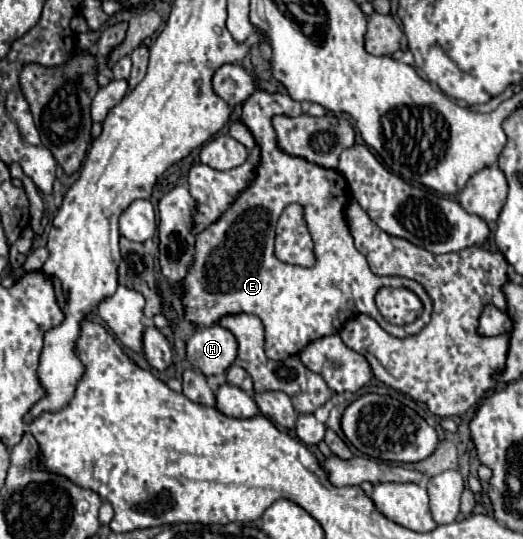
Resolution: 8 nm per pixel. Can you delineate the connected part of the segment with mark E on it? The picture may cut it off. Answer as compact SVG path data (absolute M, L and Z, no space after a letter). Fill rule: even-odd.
M258 89L242 107L242 123L252 131L252 135L262 151L260 165L256 169L254 183L238 195L238 199L230 205L230 209L216 223L212 223L206 231L202 231L196 237L194 261L188 267L186 279L180 281L180 289L182 289L180 299L184 305L184 319L188 323L192 323L194 327L202 329L202 327L210 327L210 325L218 323L220 317L224 317L224 315L254 313L264 323L266 355L276 361L286 359L288 355L300 353L308 343L312 343L320 337L338 333L352 317L356 317L360 313L370 315L386 333L390 333L394 337L402 339L402 337L418 335L422 331L422 327L430 323L432 299L424 291L424 287L412 279L396 277L396 275L378 277L370 271L366 257L354 247L354 241L352 241L352 235L350 235L350 229L346 223L344 209L352 201L352 193L350 193L350 187L348 187L348 181L344 179L344 175L336 169L326 169L326 167L314 165L302 157L292 157L278 147L276 131L272 127L272 117L274 115L298 117L300 113L302 113L300 103L294 101L290 95L268 93L264 89ZM292 203L298 203L304 209L306 227L312 235L312 241L318 245L318 263L314 263L312 267L286 265L286 263L280 263L280 259L274 255L276 221L282 215L282 211ZM380 287L412 287L412 291L416 291L416 295L420 295L420 299L424 303L424 311L422 311L420 319L416 319L416 323L410 323L408 327L396 327L392 323L384 323L384 319L380 319L380 311L376 311L376 303L372 303L372 295L376 295L376 291Z

